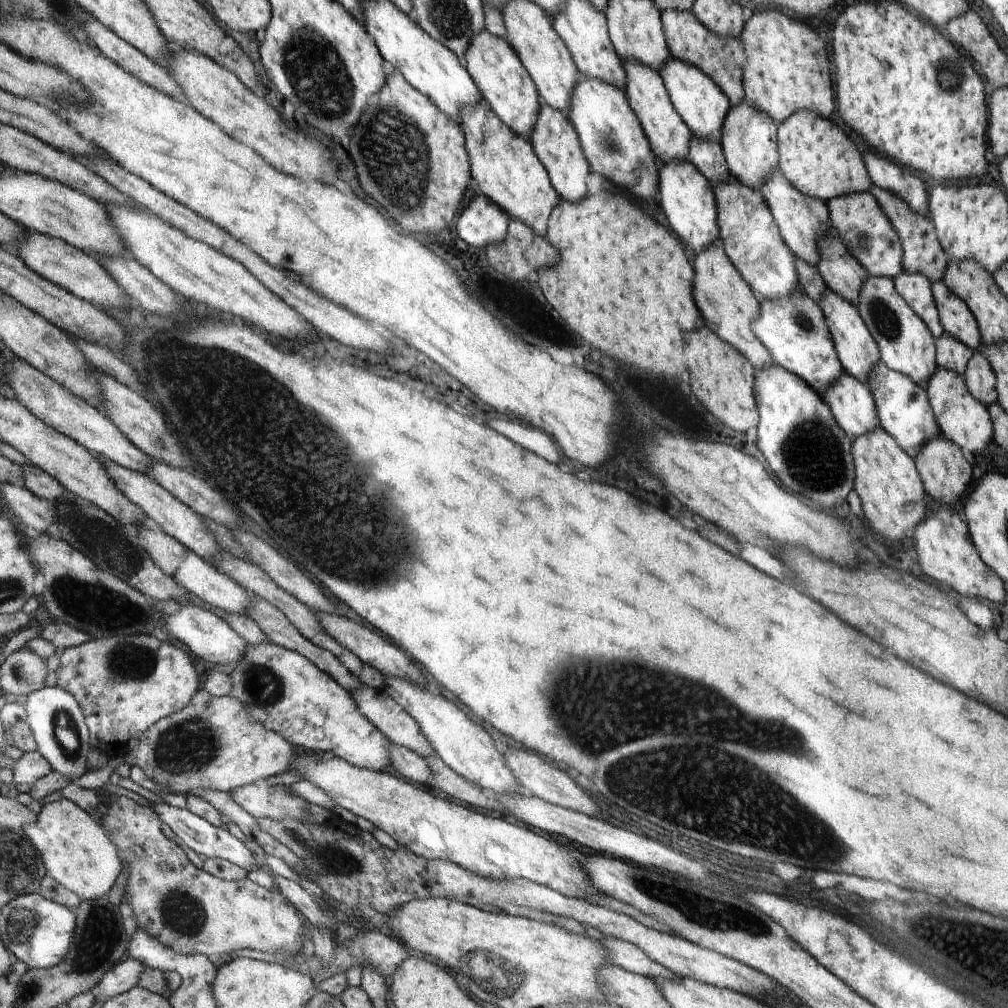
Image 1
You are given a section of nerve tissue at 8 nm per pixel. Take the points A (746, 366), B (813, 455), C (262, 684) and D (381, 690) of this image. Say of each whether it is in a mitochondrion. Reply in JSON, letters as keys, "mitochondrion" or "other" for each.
{"A":"other","B":"mitochondrion","C":"mitochondrion","D":"other"}

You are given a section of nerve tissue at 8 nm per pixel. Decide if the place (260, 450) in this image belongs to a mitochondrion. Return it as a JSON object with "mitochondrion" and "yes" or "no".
{"mitochondrion":"yes"}

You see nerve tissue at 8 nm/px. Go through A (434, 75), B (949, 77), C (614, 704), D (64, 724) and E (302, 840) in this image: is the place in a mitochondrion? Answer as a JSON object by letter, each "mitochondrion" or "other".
{"A":"other","B":"mitochondrion","C":"mitochondrion","D":"mitochondrion","E":"mitochondrion"}

